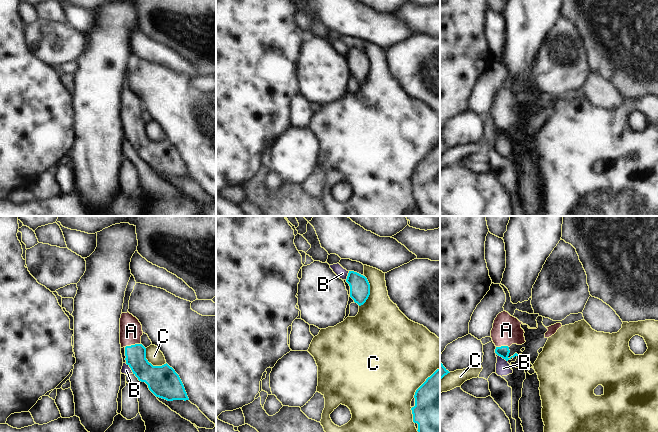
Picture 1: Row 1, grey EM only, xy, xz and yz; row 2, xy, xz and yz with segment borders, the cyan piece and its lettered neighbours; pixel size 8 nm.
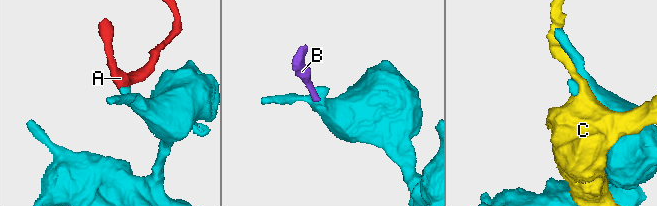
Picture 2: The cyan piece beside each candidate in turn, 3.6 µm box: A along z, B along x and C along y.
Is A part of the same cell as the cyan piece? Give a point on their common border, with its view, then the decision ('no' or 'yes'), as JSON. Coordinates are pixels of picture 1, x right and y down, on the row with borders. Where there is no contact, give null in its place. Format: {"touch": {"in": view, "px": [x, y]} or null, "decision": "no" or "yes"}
{"touch": {"in": "xy", "px": [132, 345]}, "decision": "yes"}

